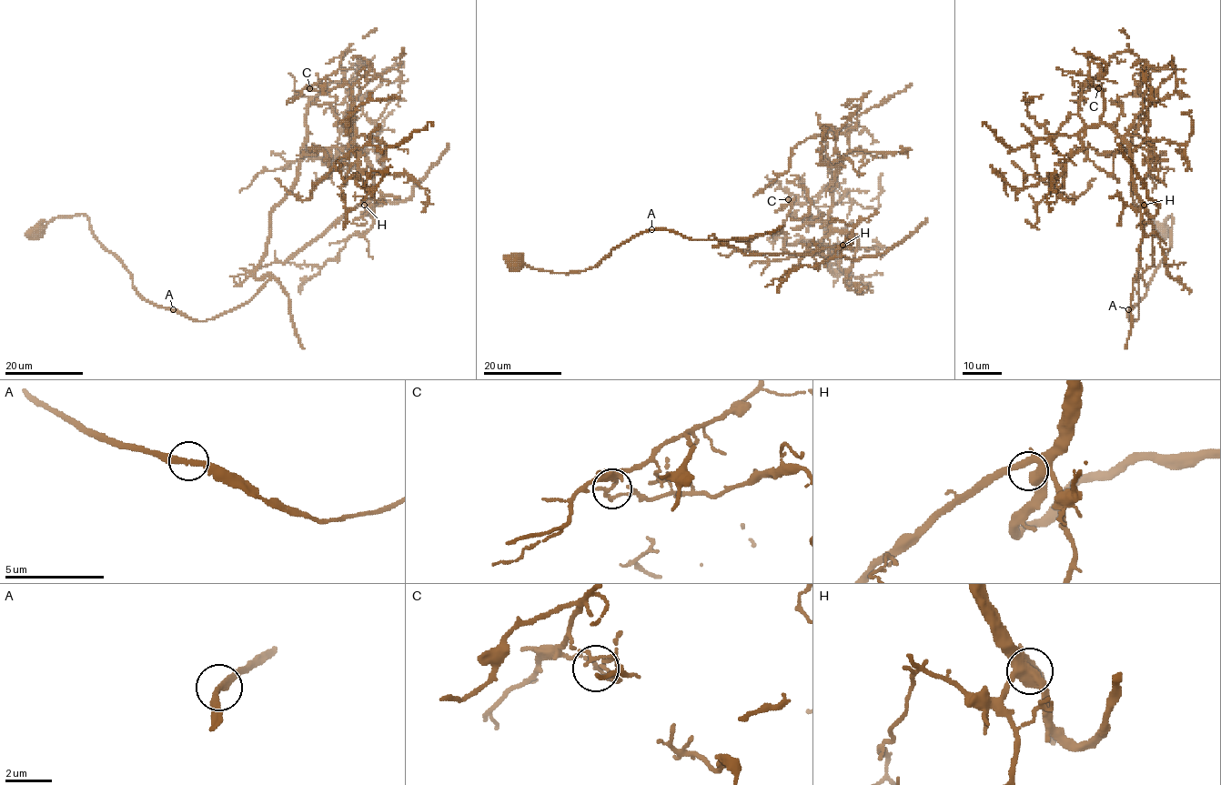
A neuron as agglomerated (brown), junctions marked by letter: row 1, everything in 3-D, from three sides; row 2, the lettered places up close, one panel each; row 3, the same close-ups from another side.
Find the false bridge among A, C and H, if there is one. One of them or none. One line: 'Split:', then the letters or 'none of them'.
Split: C

